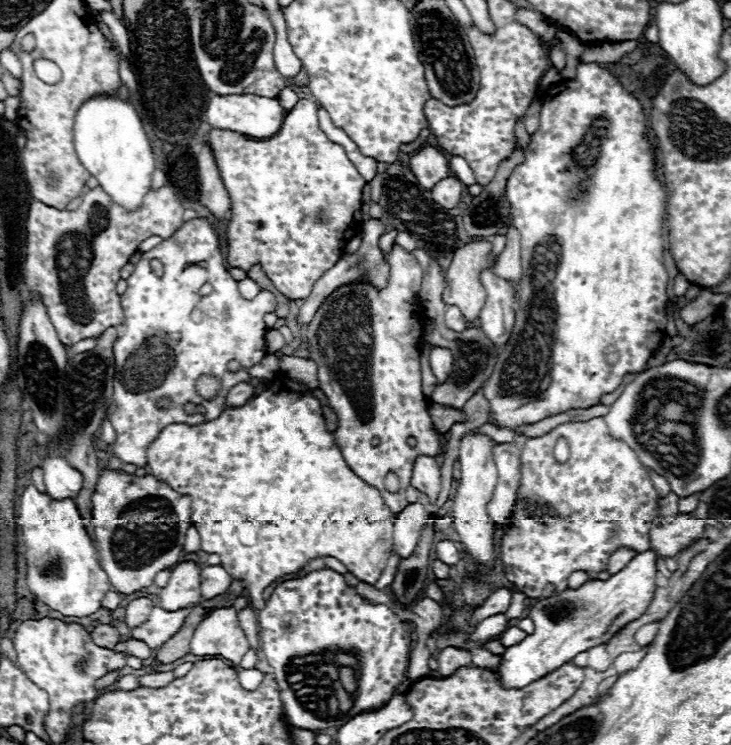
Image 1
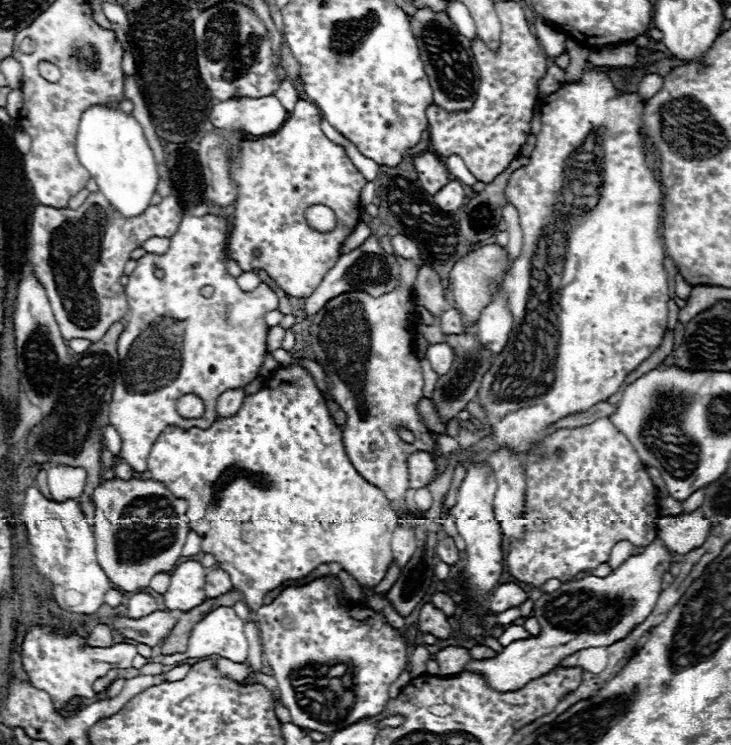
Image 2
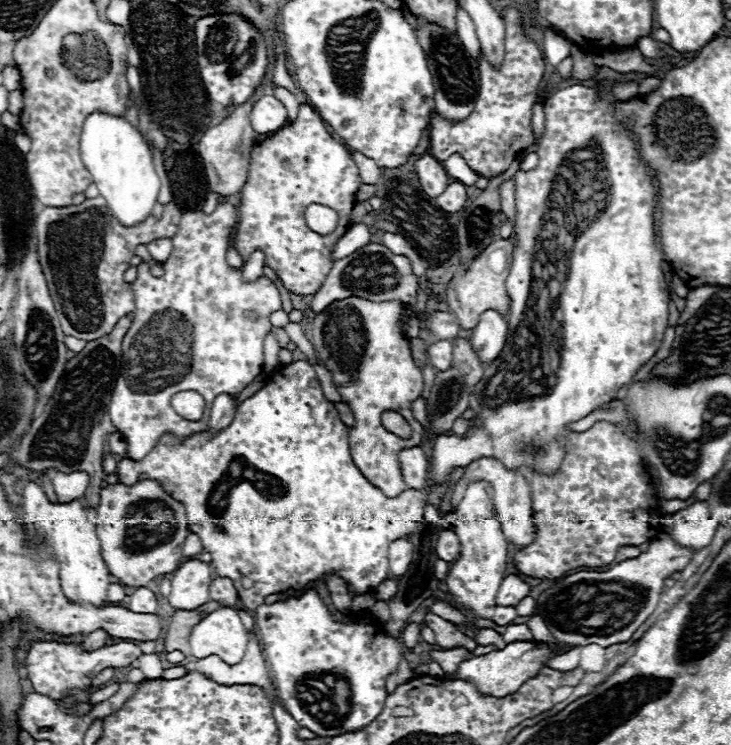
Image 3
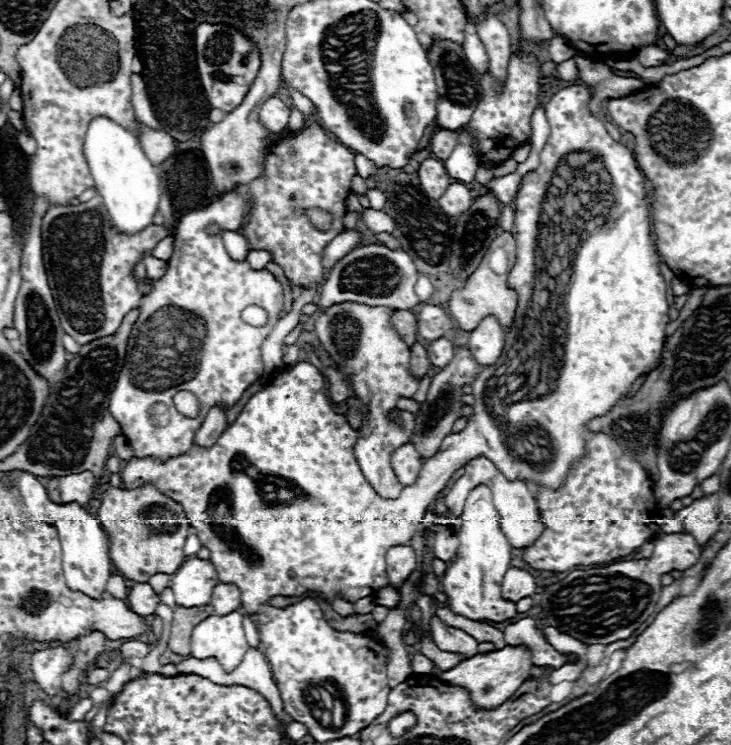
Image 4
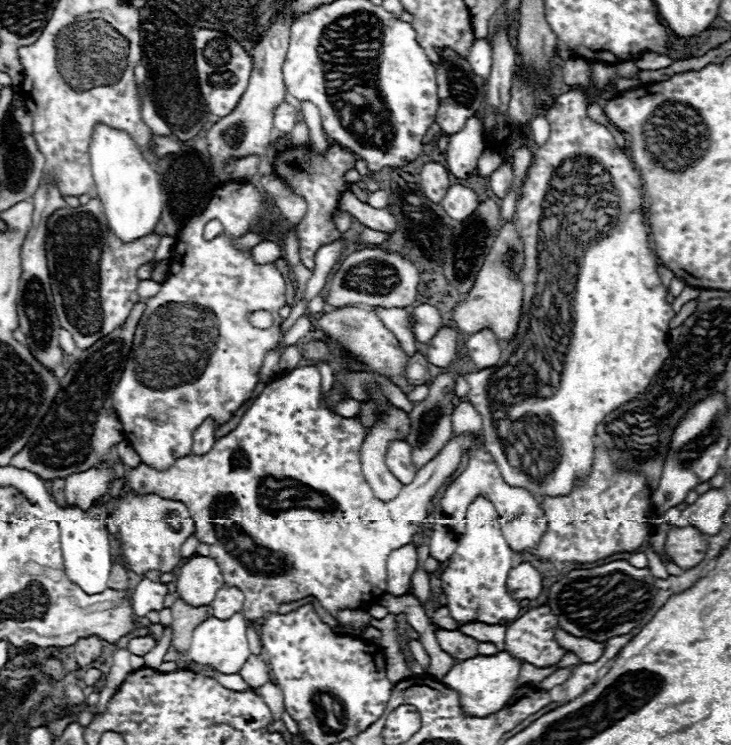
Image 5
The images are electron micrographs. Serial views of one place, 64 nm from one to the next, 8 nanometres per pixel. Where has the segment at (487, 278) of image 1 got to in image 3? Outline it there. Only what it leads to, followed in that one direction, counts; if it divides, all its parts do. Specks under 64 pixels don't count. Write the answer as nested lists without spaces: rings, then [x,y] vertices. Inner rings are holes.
[[[486,310],[480,316],[480,322],[472,330],[470,344],[482,362],[492,362],[498,358],[506,344],[508,322],[494,310]]]

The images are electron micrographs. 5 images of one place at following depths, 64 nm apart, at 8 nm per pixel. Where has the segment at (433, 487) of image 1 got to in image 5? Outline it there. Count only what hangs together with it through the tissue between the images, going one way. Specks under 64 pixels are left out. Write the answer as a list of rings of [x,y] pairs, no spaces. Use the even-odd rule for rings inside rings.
[[[404,440],[390,442],[386,450],[386,466],[402,484],[410,484],[414,480],[414,466],[410,458],[412,458],[412,450],[408,442]]]

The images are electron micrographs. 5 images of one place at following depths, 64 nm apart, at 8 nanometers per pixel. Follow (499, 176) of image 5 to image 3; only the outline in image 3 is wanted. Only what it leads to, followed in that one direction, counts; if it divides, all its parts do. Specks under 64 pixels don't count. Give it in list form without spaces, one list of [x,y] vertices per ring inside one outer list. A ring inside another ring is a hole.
[[[510,178],[510,180],[506,180],[506,182],[500,184],[502,212],[504,212],[504,216],[506,216],[512,224],[514,224],[514,220],[516,220],[516,208],[514,208],[514,186],[516,186],[514,178]]]

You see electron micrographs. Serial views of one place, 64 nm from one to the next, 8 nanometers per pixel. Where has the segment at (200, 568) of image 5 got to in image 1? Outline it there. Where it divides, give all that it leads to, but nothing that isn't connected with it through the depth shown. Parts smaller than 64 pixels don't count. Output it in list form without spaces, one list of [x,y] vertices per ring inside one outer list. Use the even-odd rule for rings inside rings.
[[[180,562],[172,570],[168,586],[160,590],[158,606],[174,612],[188,606],[196,606],[200,598],[200,566],[196,562]]]

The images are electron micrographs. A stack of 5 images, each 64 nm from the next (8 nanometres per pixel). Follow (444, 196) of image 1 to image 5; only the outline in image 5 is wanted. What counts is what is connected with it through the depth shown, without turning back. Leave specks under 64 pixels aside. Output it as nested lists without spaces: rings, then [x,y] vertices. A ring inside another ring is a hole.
[[[460,184],[450,186],[450,190],[446,192],[446,198],[440,202],[440,206],[446,210],[446,214],[452,220],[460,220],[460,222],[466,220],[478,208],[478,204],[480,204],[478,194]]]

